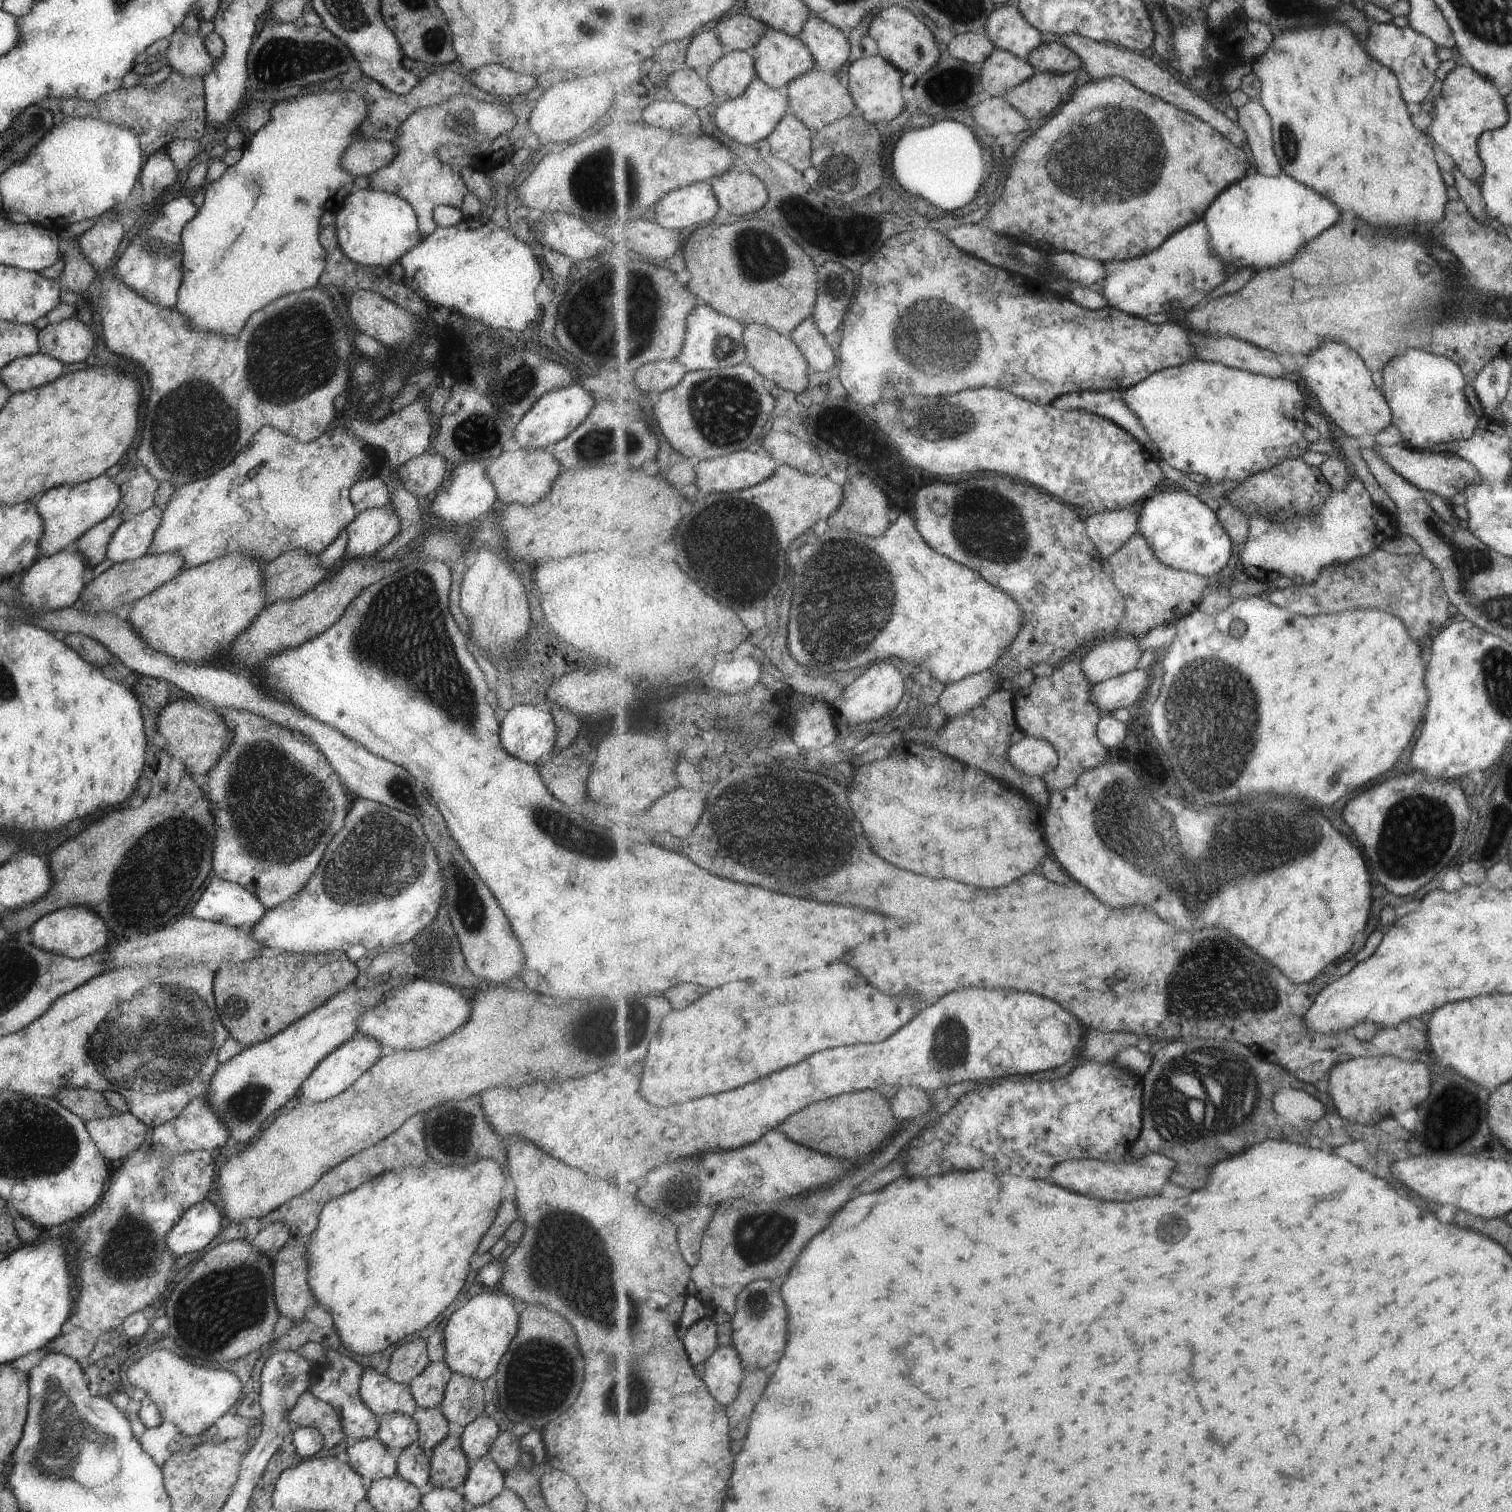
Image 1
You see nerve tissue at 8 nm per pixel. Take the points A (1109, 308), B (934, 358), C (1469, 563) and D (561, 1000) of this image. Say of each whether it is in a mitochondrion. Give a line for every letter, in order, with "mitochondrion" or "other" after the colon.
A: other
B: mitochondrion
C: mitochondrion
D: other

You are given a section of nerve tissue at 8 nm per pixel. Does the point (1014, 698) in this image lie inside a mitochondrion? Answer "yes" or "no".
no

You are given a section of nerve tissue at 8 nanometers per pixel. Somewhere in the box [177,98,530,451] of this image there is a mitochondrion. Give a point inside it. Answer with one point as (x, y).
(275, 376)

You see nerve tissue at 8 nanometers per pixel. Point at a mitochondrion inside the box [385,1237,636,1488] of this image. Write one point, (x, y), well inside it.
(564, 1356)

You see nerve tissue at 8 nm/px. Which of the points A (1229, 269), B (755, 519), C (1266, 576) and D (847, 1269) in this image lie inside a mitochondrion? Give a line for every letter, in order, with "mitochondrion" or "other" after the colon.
A: other
B: mitochondrion
C: other
D: other

